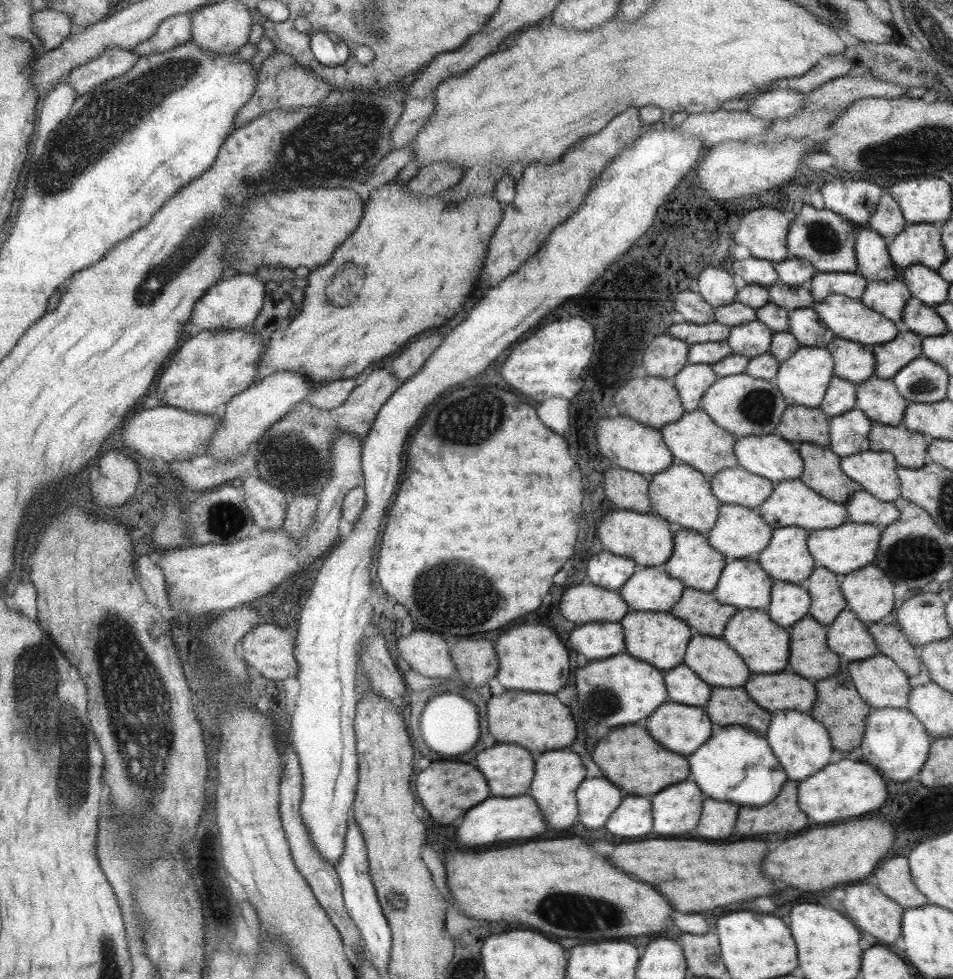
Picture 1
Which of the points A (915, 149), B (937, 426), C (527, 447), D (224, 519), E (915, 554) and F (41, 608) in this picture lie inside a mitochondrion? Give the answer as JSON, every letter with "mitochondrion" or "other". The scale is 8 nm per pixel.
{"A":"mitochondrion","B":"other","C":"other","D":"mitochondrion","E":"mitochondrion","F":"other"}

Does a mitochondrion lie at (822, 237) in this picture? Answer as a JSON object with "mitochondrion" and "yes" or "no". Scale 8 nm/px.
{"mitochondrion":"yes"}

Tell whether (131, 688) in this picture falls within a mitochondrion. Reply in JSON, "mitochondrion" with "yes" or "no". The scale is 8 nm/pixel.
{"mitochondrion":"yes"}

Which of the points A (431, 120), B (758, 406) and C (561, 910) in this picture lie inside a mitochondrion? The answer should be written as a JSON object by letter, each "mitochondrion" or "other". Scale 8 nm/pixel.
{"A":"other","B":"mitochondrion","C":"mitochondrion"}

